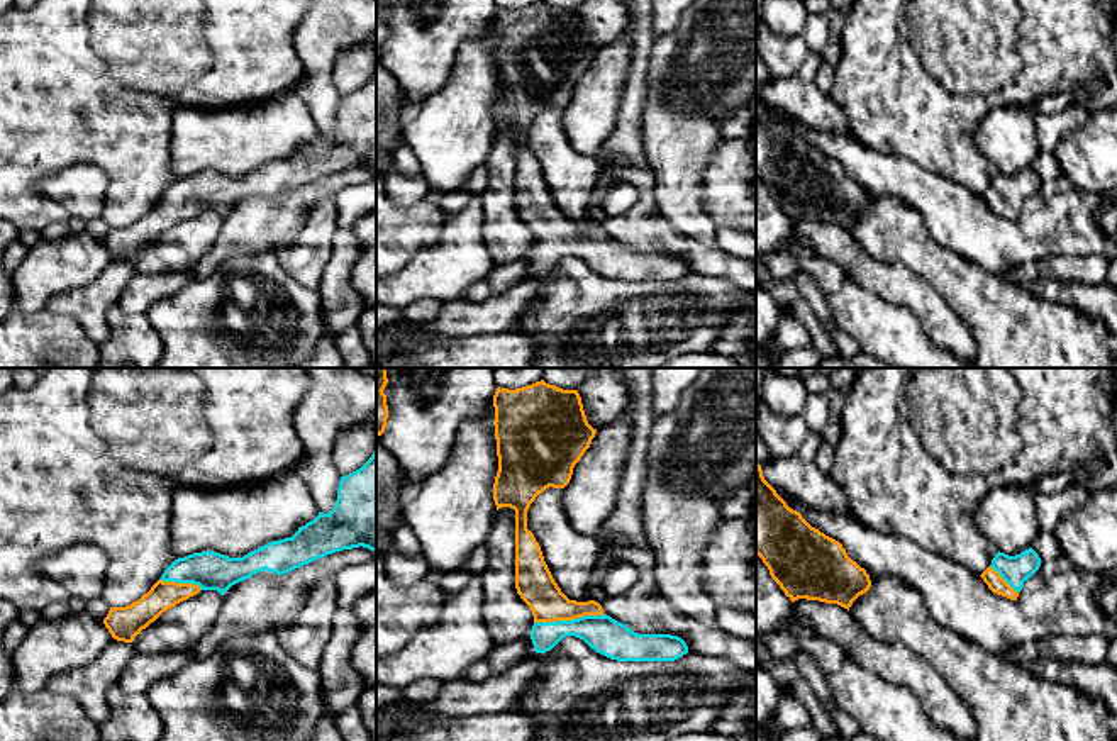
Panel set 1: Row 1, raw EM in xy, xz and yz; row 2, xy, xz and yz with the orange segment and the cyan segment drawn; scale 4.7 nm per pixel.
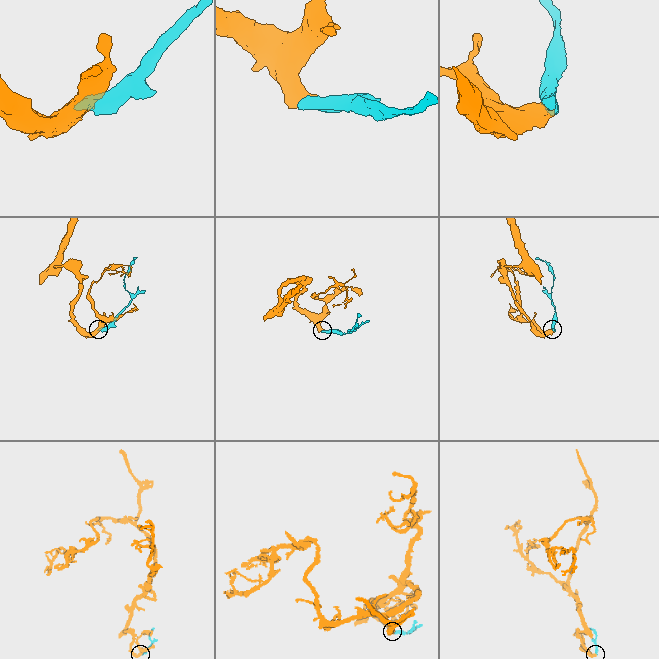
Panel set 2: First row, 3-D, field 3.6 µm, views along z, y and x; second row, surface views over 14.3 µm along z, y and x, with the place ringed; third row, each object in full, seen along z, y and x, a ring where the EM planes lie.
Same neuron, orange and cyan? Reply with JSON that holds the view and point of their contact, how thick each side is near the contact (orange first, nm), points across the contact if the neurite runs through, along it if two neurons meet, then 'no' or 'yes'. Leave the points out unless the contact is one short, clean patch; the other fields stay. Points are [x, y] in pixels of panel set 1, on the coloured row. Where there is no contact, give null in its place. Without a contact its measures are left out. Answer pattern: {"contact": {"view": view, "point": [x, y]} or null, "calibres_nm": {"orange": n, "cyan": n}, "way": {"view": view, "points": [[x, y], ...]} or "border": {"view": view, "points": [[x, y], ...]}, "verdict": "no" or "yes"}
{"contact": {"view": "xz", "point": [568, 619]}, "calibres_nm": {"orange": 180, "cyan": 180}, "way": {"view": "xz", "points": [[534, 584], [568, 619], [585, 619], [607, 636]]}, "verdict": "yes"}

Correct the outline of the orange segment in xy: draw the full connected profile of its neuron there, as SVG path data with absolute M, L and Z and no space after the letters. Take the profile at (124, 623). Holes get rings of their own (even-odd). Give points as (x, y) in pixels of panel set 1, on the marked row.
M376 446L359 470L341 476L337 500L329 514L319 512L292 538L271 541L242 558L214 551L178 558L139 600L110 607L103 624L114 639L132 643L164 610L200 590L224 595L259 571L285 575L336 551L359 546L376 553Z

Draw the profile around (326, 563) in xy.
M368 548L336 551L285 575L259 571L232 585L222 595L222 607L212 627L202 636L193 656L207 658L239 634L278 631L292 626L305 604L305 592L351 565L376 558Z

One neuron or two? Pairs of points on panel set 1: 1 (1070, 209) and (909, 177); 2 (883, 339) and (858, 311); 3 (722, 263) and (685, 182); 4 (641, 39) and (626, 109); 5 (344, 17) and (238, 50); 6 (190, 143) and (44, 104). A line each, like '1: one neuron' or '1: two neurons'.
1: one neuron
2: one neuron
3: two neurons
4: one neuron
5: two neurons
6: two neurons

